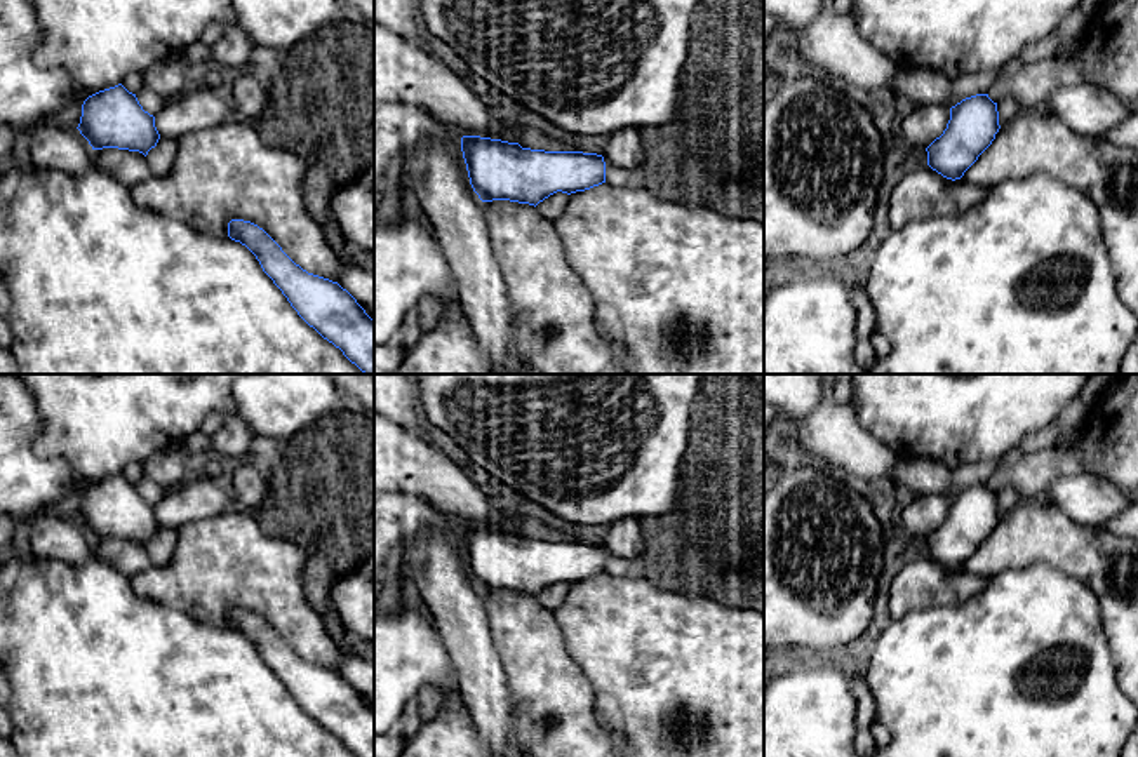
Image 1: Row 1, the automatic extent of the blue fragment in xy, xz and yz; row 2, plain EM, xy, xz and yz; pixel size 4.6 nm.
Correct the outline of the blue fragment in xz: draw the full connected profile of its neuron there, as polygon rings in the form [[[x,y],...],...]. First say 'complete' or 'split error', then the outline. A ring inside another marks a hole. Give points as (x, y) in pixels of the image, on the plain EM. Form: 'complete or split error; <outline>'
complete; [[[463,526],[461,541],[470,574],[482,592],[510,590],[536,597],[557,581],[571,585],[606,573],[606,552],[597,543],[531,539],[480,526]]]

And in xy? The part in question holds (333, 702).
complete; [[[228,613],[228,626],[245,635],[298,705],[357,757],[374,757],[374,708],[338,672],[308,663],[258,614]]]

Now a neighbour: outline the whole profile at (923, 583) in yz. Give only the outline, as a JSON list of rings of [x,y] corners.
[[[914,555],[894,576],[887,607],[893,620],[933,606],[961,604],[987,588],[990,576],[947,569],[929,555]]]

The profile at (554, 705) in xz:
[[[510,590],[484,592],[491,639],[508,677],[513,747],[527,757],[621,757],[618,741],[595,717],[595,693],[571,658],[553,611],[534,595]]]

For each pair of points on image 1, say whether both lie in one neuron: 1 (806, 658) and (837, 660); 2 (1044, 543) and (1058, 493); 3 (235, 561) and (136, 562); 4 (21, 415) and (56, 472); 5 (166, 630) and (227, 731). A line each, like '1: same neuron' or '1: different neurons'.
1: same neuron
2: different neurons
3: different neurons
4: same neuron
5: same neuron

